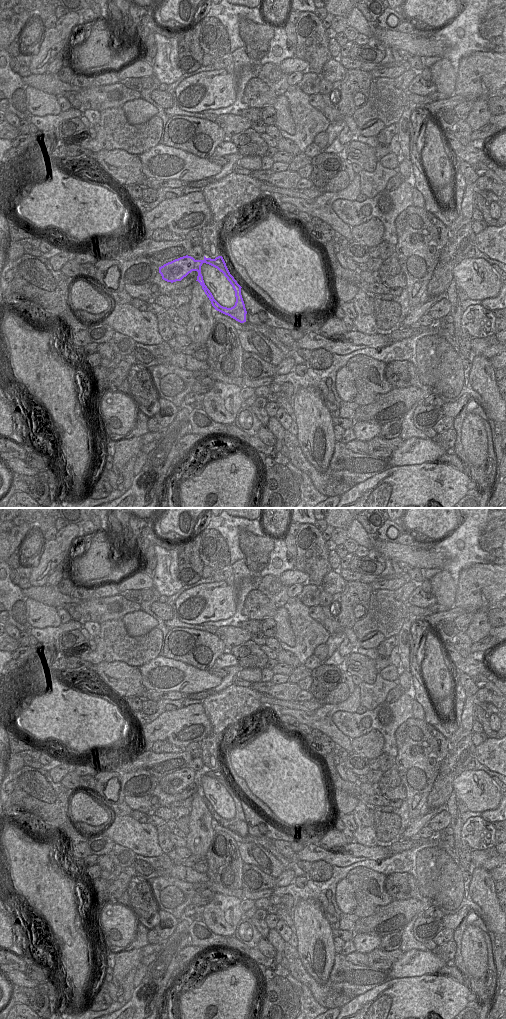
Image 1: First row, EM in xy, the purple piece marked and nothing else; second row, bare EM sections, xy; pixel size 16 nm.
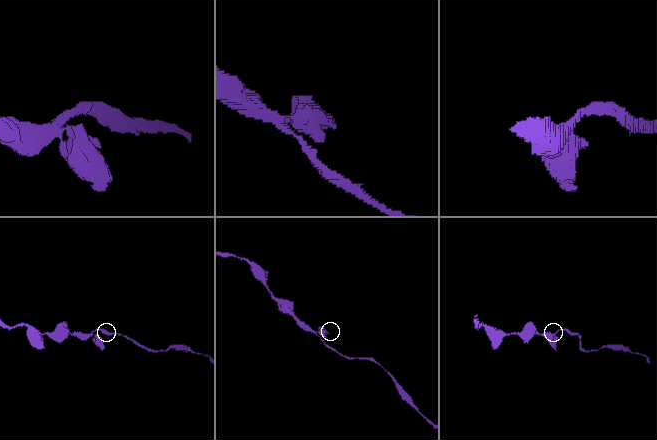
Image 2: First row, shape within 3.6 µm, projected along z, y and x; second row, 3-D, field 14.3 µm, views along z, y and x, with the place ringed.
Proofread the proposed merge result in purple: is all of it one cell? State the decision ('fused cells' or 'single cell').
single cell

